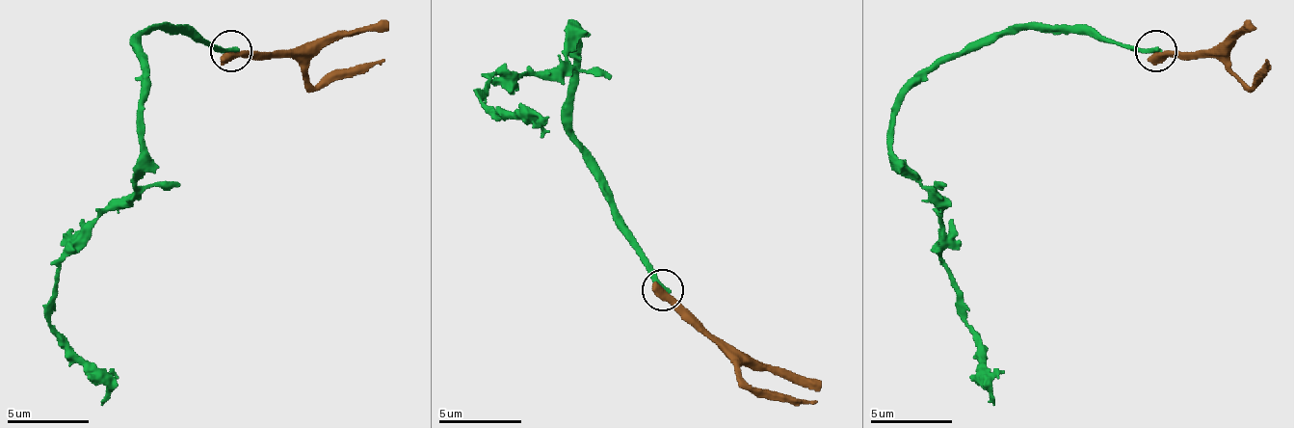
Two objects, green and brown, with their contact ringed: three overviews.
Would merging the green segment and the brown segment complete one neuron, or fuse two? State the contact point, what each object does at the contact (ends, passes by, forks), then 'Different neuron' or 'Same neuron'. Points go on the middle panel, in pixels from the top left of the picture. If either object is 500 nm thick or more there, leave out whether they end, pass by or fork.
Place: (663, 290). Different neuron

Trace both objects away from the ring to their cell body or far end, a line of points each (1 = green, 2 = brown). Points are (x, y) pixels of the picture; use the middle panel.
1: (664, 291), (572, 130), (572, 23), (556, 68), (498, 72), (482, 89), (482, 101), (536, 118), (532, 126)
2: (664, 291), (722, 349), (746, 382), (816, 402)

